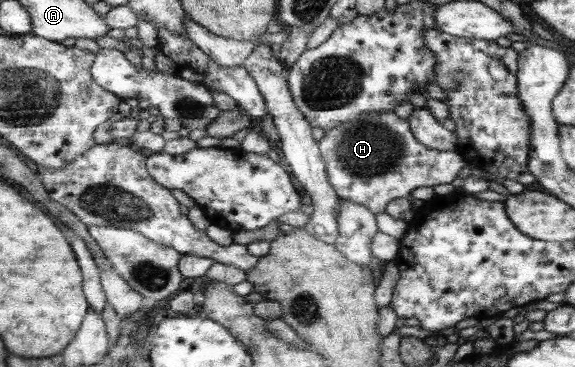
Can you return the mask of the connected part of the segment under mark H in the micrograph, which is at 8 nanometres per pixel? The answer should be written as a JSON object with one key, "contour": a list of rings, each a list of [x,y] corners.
{"contour":[[[414,107],[410,121],[398,117],[394,111],[370,113],[349,123],[327,129],[320,141],[321,155],[325,159],[329,181],[342,199],[350,199],[366,205],[372,212],[384,212],[386,205],[394,198],[407,198],[412,190],[420,186],[454,183],[464,166],[469,166],[460,156],[457,148],[457,136],[447,130],[442,122],[425,107]]]}

